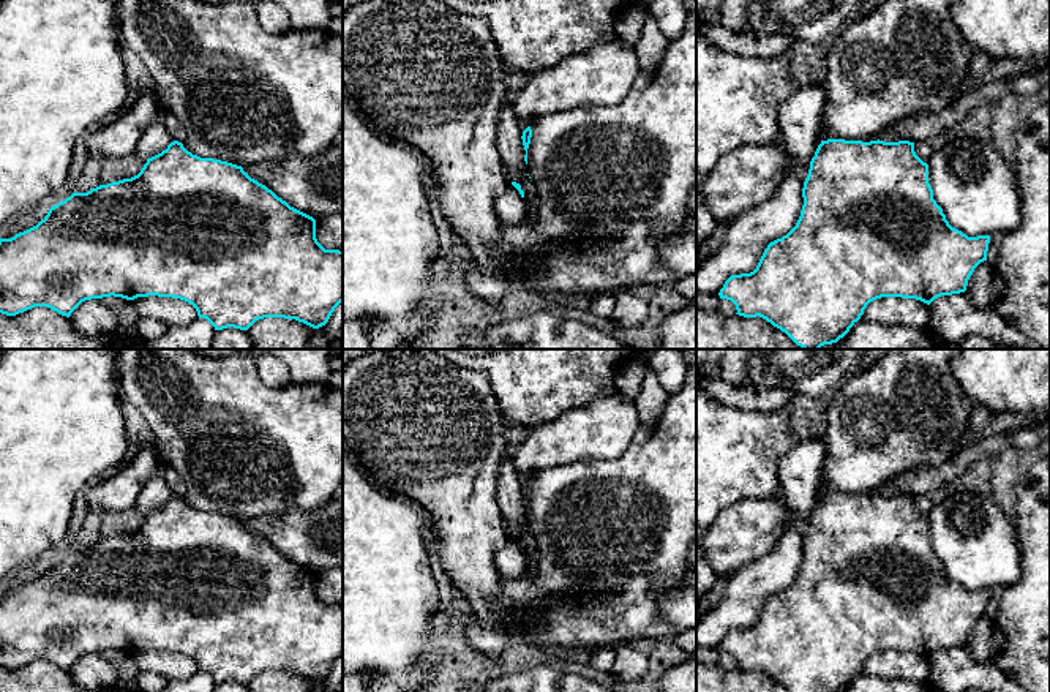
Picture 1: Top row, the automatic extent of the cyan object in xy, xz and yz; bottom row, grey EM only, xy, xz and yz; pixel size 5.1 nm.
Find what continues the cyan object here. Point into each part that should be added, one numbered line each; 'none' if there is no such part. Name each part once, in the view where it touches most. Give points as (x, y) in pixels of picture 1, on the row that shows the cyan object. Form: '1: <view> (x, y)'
none

